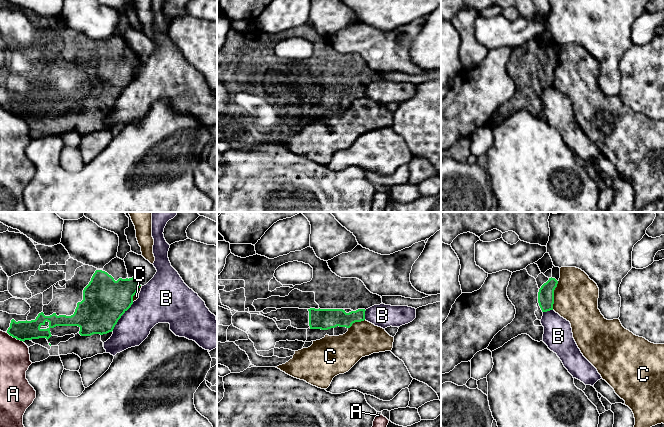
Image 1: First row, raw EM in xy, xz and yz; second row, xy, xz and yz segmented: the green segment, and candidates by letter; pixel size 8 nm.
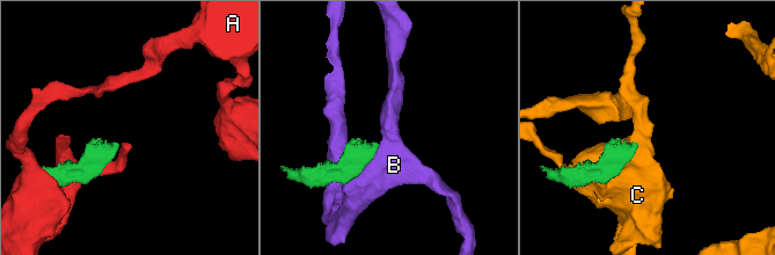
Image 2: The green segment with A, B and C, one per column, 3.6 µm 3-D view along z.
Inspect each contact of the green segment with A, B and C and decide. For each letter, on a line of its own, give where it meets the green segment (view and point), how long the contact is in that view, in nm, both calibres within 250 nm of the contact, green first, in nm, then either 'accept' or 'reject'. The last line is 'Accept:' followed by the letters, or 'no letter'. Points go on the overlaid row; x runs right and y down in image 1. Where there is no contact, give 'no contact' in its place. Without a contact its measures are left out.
A: contact xy (15, 337); length 160 nm; calibres 160 and 240 nm; reject
B: contact xy (121, 315); length 280 nm; calibres 360 and 260 nm; reject
C: contact yz (553, 295); length 240 nm; calibres 130 and 360 nm; reject
Accept: no letter

